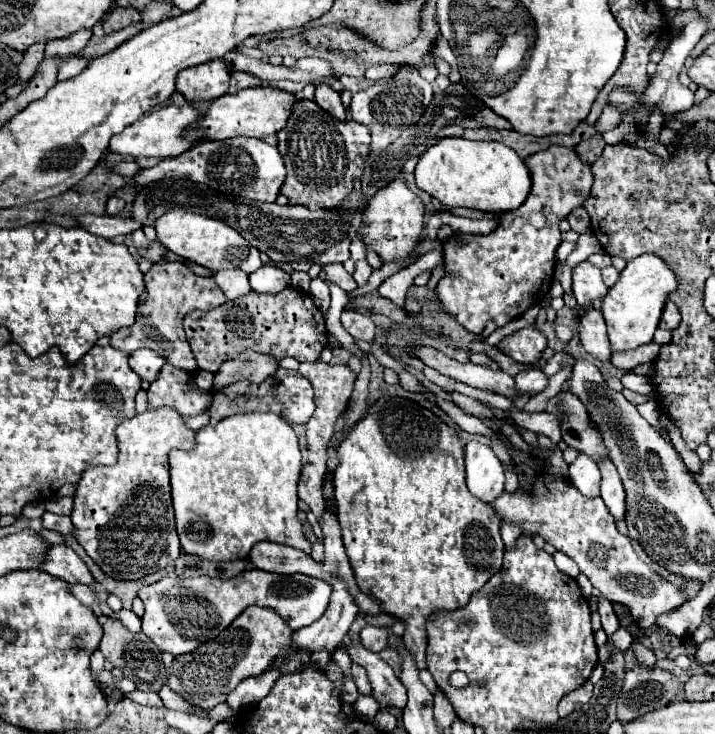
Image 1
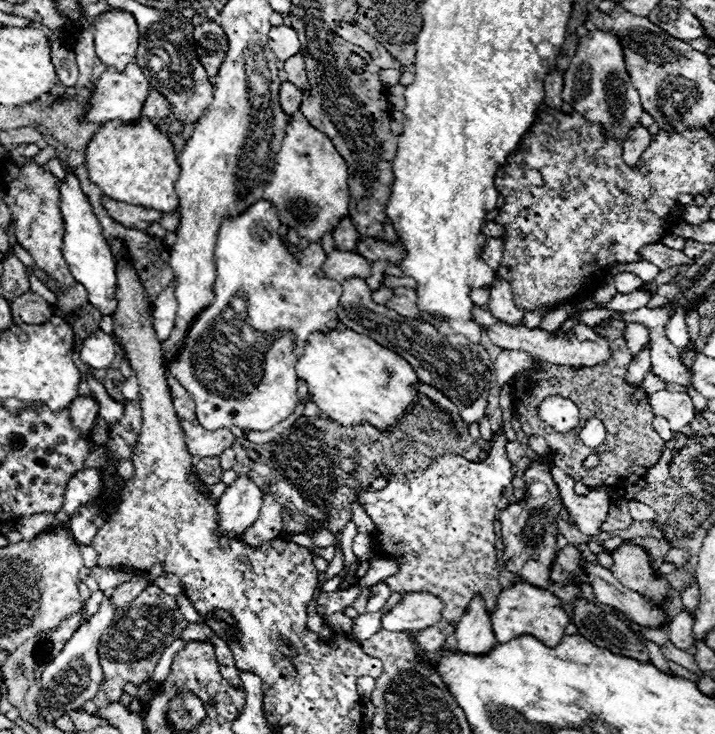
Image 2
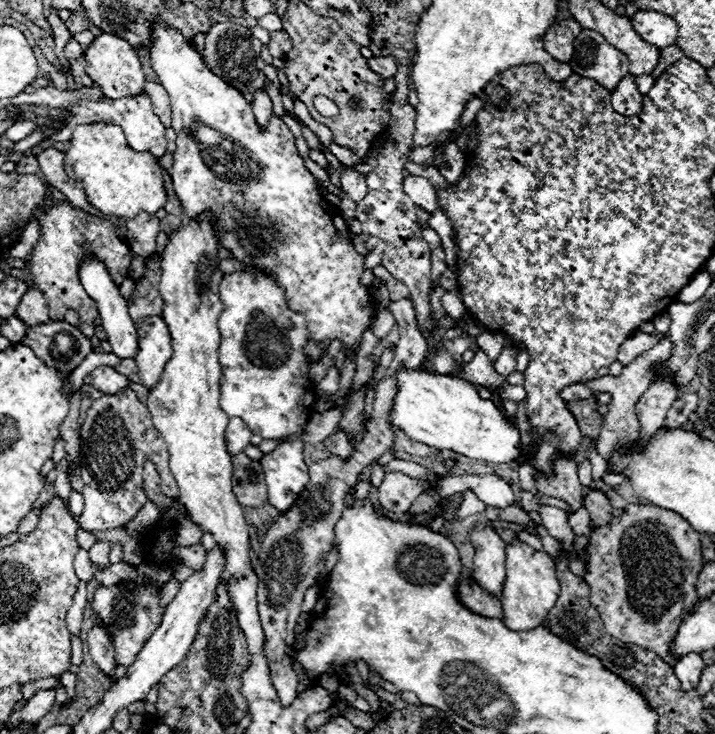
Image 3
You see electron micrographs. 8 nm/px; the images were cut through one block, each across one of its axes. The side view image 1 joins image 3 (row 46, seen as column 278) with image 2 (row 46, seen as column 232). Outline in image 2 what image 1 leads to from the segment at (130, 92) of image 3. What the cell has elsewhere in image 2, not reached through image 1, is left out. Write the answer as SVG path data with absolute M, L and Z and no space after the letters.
M110 10L98 16L94 22L94 48L102 64L114 66L124 72L130 62L134 62L138 46L138 24L132 14Z

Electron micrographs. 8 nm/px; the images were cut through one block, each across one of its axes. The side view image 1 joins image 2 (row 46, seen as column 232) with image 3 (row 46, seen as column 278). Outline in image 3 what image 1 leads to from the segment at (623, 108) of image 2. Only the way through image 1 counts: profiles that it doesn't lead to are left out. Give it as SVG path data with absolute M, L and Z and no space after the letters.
M582 28L574 40L574 56L570 66L574 66L574 74L592 78L608 90L614 90L616 84L630 72L626 54L606 42L606 38L596 30L586 28Z

